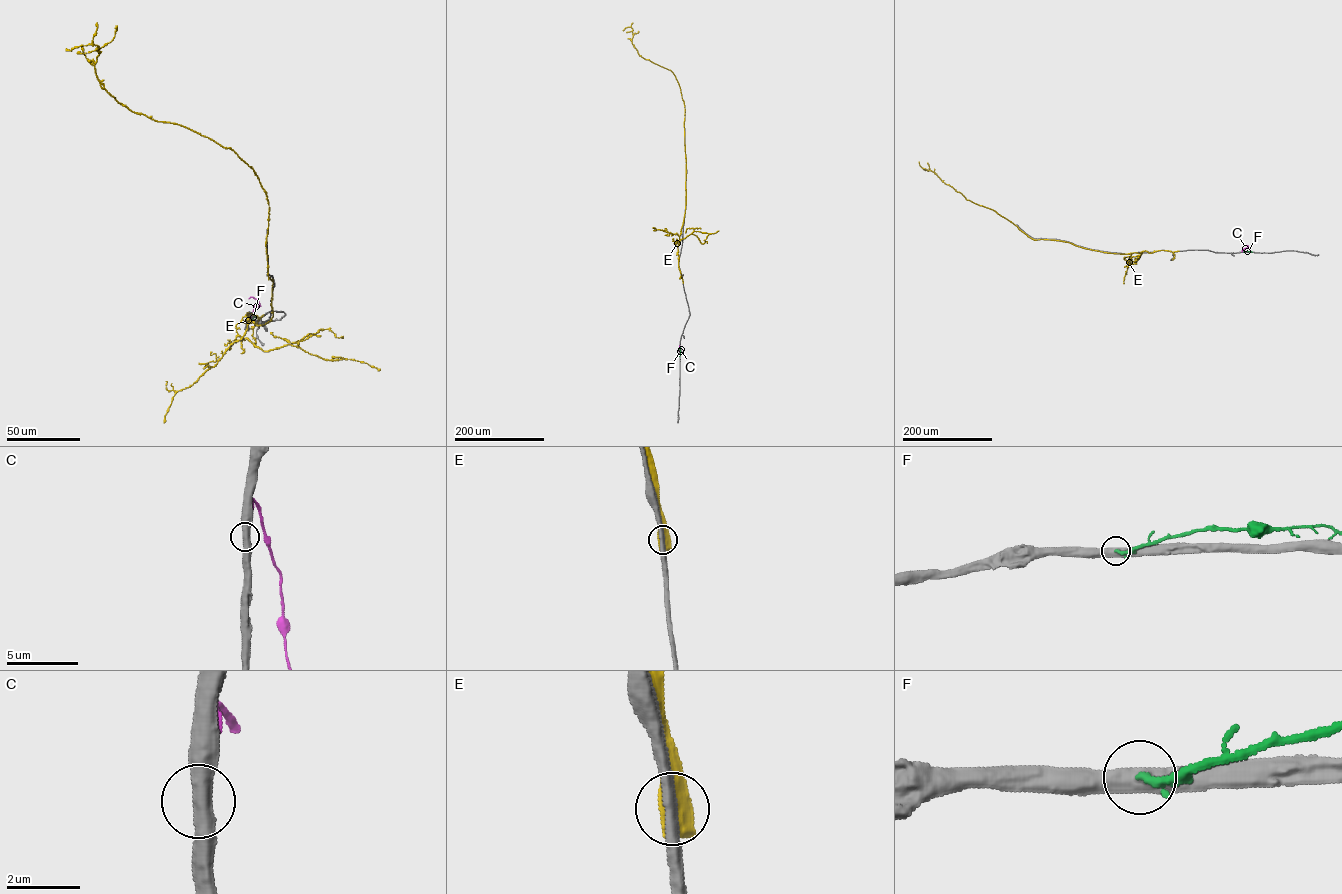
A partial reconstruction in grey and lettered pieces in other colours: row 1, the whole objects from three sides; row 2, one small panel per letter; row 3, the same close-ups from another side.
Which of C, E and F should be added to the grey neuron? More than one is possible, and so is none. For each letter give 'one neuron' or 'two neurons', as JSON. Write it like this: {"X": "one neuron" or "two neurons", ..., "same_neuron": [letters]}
{"C": "two neurons", "E": "two neurons", "F": "two neurons", "same_neuron": []}

